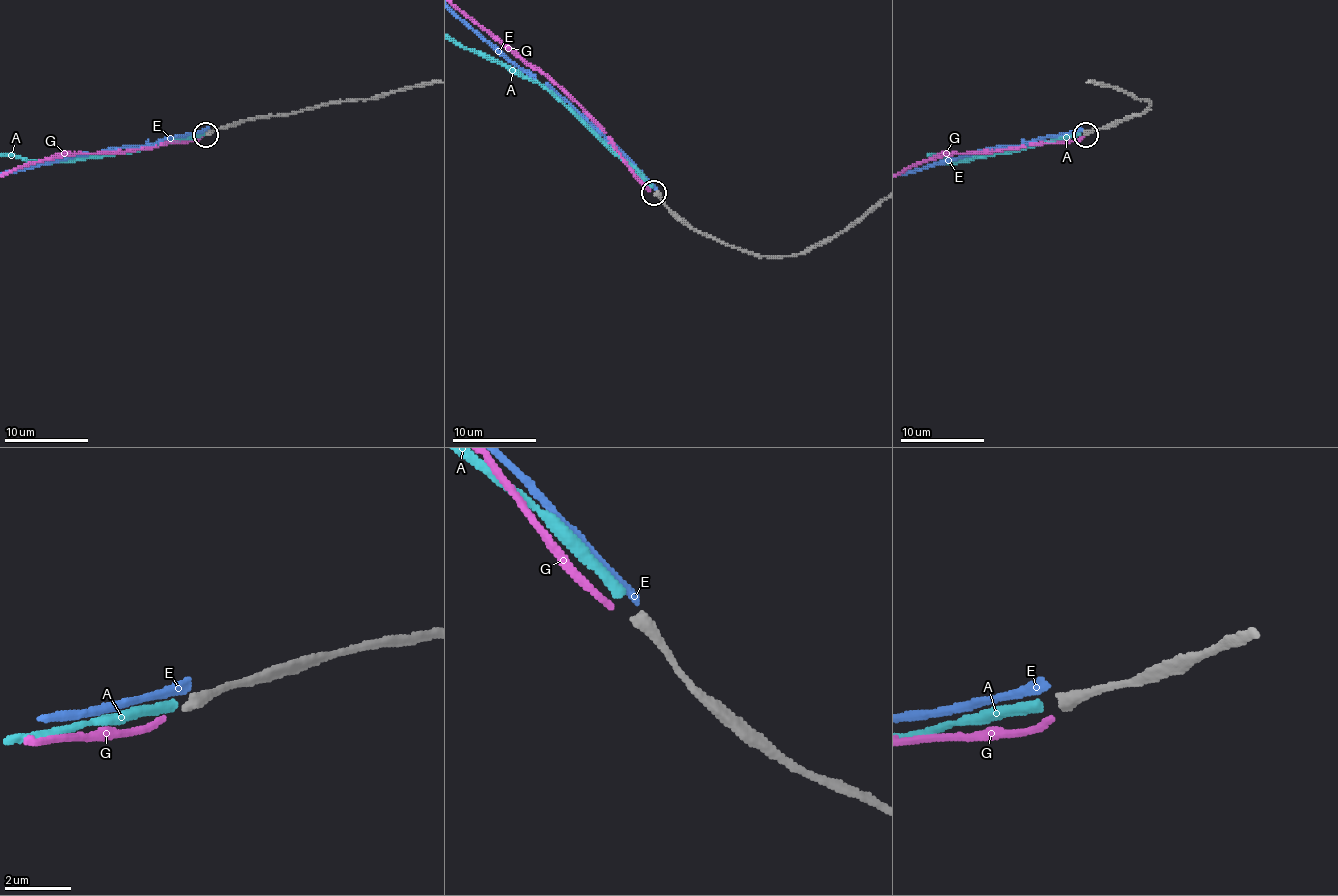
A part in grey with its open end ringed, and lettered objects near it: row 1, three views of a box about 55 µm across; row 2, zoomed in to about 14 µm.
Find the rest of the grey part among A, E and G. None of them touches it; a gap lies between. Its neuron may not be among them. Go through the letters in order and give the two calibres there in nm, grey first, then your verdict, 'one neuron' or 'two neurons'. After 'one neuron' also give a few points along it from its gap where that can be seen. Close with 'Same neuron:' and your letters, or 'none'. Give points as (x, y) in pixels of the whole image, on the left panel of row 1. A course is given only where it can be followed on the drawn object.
A: calibres 360 and 320 nm; one neuron
E: calibres 360 and 280 nm; two neurons
G: calibres 360 and 190 nm; two neurons
Same neuron: A

